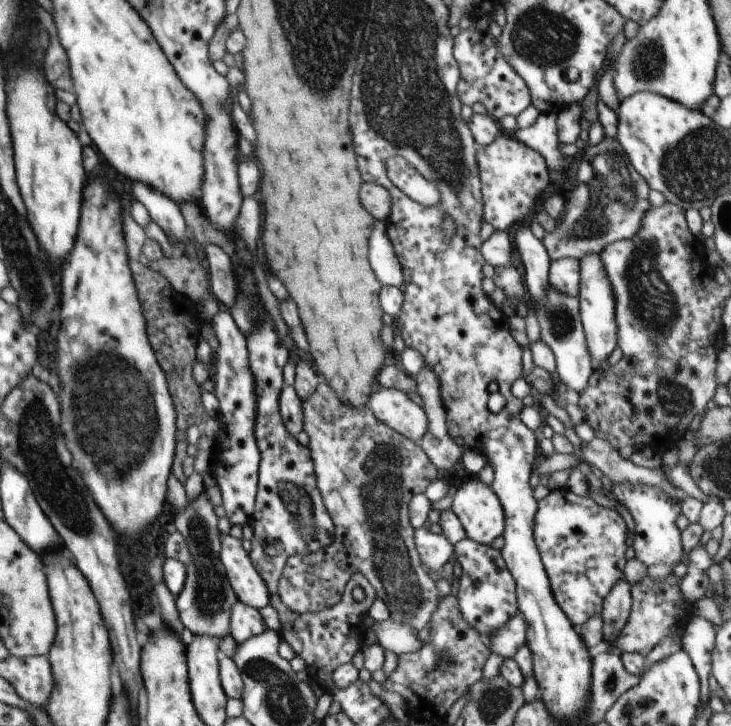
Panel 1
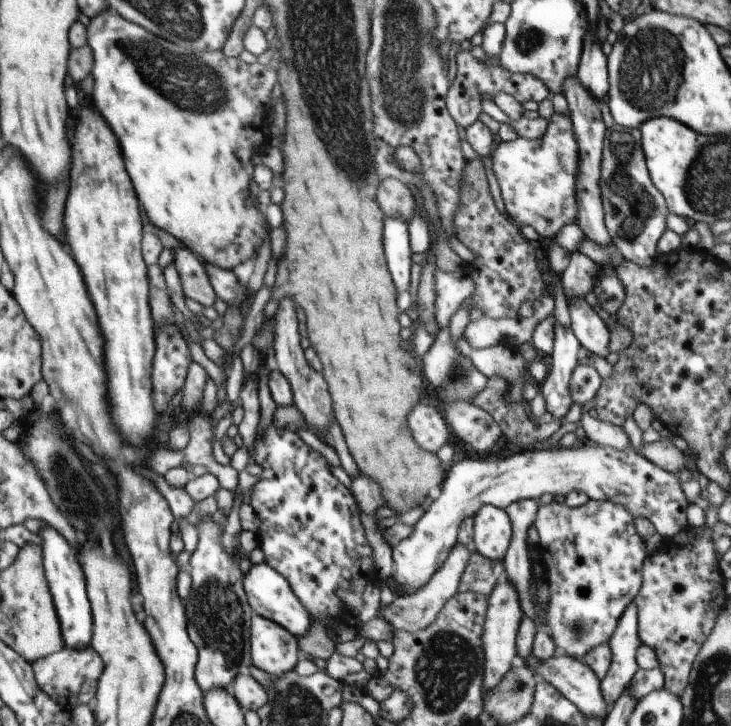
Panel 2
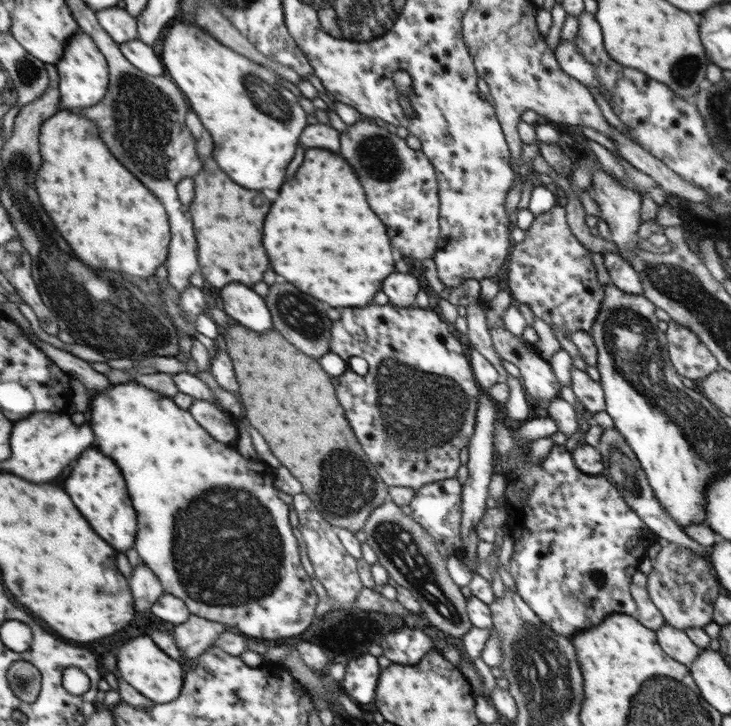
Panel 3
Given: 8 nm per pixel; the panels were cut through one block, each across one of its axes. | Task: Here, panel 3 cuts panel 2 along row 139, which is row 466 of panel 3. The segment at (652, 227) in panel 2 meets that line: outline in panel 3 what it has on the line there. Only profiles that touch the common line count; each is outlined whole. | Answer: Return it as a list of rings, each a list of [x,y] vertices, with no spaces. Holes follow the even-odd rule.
[[[616,427],[602,428],[602,437],[599,444],[596,446],[598,452],[600,452],[604,471],[601,476],[604,476],[614,487],[621,492],[623,500],[630,506],[630,509],[640,518],[642,522],[654,532],[657,537],[662,538],[662,542],[674,542],[678,545],[682,545],[684,548],[692,549],[694,553],[700,555],[700,557],[708,558],[708,548],[702,546],[700,542],[688,538],[685,532],[681,531],[681,527],[678,523],[671,519],[666,513],[666,510],[662,507],[662,504],[656,499],[652,487],[649,485],[644,470],[641,468],[637,457],[630,449],[630,446],[626,444],[622,434],[618,432]]]

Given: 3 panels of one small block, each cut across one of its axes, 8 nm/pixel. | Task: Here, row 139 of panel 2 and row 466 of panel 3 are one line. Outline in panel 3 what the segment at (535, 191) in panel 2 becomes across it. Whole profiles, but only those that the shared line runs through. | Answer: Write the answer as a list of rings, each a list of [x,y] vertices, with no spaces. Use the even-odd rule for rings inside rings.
[[[496,420],[496,424],[494,424],[494,447],[502,457],[502,460],[509,458],[514,459],[516,462],[516,465],[512,466],[511,472],[504,475],[504,477],[507,481],[507,487],[505,488],[505,499],[507,501],[505,509],[508,513],[508,519],[506,524],[509,528],[510,537],[513,540],[513,554],[510,558],[510,575],[512,575],[512,578],[516,582],[518,594],[520,594],[522,600],[532,609],[532,612],[550,630],[553,630],[554,634],[558,634],[558,636],[572,637],[574,632],[584,630],[584,628],[590,628],[590,626],[596,626],[606,616],[614,613],[634,616],[636,614],[636,602],[634,602],[630,592],[631,579],[638,572],[637,567],[640,561],[647,555],[648,548],[656,542],[657,536],[630,509],[630,506],[623,500],[621,492],[618,492],[618,489],[604,476],[588,475],[578,470],[574,465],[571,452],[566,450],[564,446],[555,445],[551,449],[551,452],[547,454],[547,458],[542,462],[542,465],[534,469],[526,467],[525,455],[527,450],[529,450],[529,444],[531,442],[520,441],[517,434],[518,429],[512,429],[510,426],[506,426],[506,424]]]

